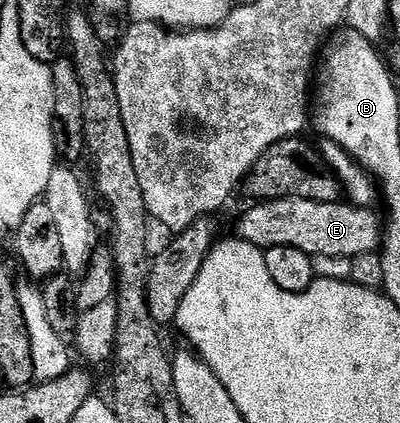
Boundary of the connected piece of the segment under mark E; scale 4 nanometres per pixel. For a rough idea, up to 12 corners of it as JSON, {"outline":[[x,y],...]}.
{"outline":[[261,200],[236,237],[261,250],[358,260],[383,218],[348,201]]}

